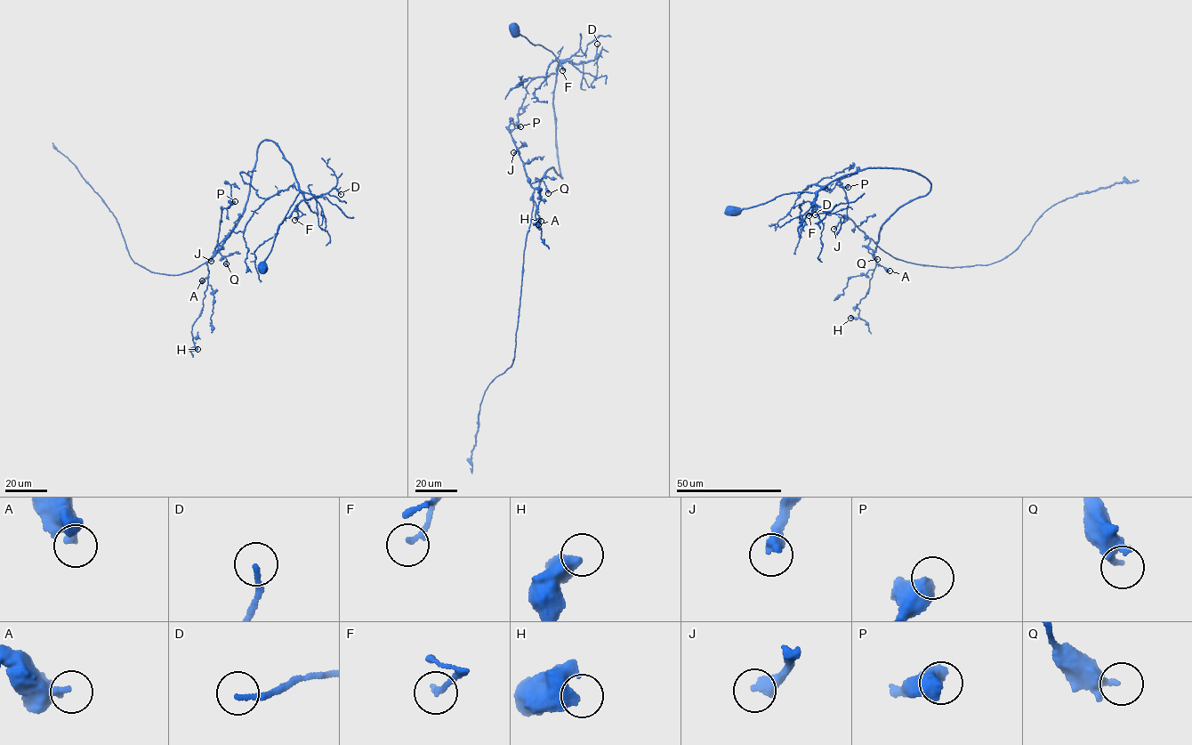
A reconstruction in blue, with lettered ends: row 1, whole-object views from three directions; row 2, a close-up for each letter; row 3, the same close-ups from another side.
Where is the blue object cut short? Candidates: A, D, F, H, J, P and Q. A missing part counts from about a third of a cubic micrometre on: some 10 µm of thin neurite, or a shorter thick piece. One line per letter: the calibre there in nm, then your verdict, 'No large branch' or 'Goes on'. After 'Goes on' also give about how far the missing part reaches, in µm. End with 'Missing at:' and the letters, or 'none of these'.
A: Thickness 380 nm. No large branch
D: Thickness 150 nm. No large branch
F: Thickness 180 nm. No large branch
H: Thickness 550 nm. No large branch
J: Thickness 420 nm. Goes on. Missing length about 20 µm
P: Thickness 600 nm. No large branch
Q: Thickness 200 nm. No large branch
Missing at: J

